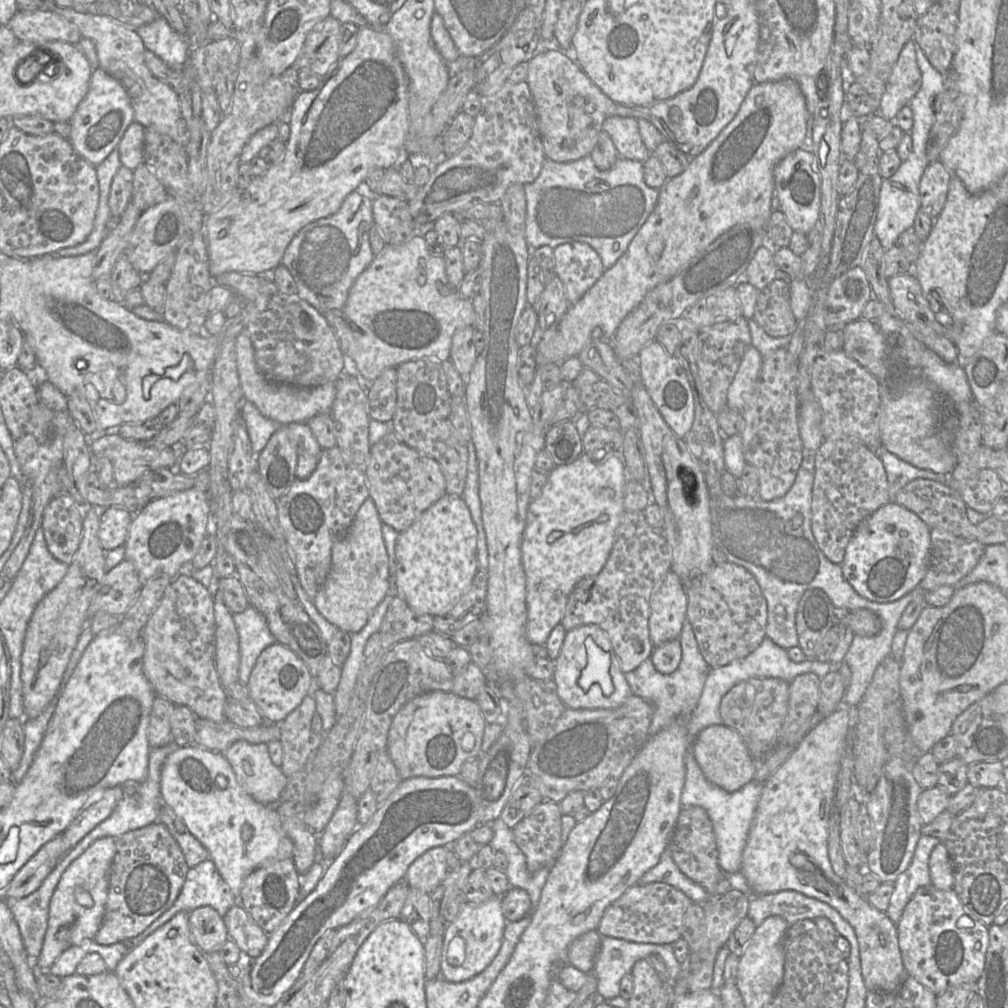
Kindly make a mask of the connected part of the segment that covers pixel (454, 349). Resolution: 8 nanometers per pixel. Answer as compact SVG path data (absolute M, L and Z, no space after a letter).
M467 326L459 329L452 338L450 359L456 370L462 376L464 383L468 377L473 365L478 357L474 343L474 326Z

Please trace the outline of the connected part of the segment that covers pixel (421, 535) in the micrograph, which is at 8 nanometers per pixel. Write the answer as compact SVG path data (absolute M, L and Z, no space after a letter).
M446 493L425 510L409 528L398 534L395 547L396 595L403 598L418 614L436 617L449 612L470 588L478 571L477 535L477 527L463 498Z

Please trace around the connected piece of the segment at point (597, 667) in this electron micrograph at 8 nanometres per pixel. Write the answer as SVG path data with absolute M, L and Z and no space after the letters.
M587 637L584 643L587 652L587 665L582 670L577 683L583 691L588 691L592 684L599 684L603 694L610 696L614 691L609 673L610 654L600 648L592 637Z

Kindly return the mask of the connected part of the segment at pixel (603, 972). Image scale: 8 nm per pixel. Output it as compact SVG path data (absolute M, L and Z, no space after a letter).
M601 936L601 947L597 954L593 969L593 973L597 978L596 994L604 999L611 999L619 996L620 981L624 975L631 973L636 961L647 959L651 954L658 954L662 958L670 980L675 980L680 975L682 965L677 961L671 944L637 943L621 938Z

